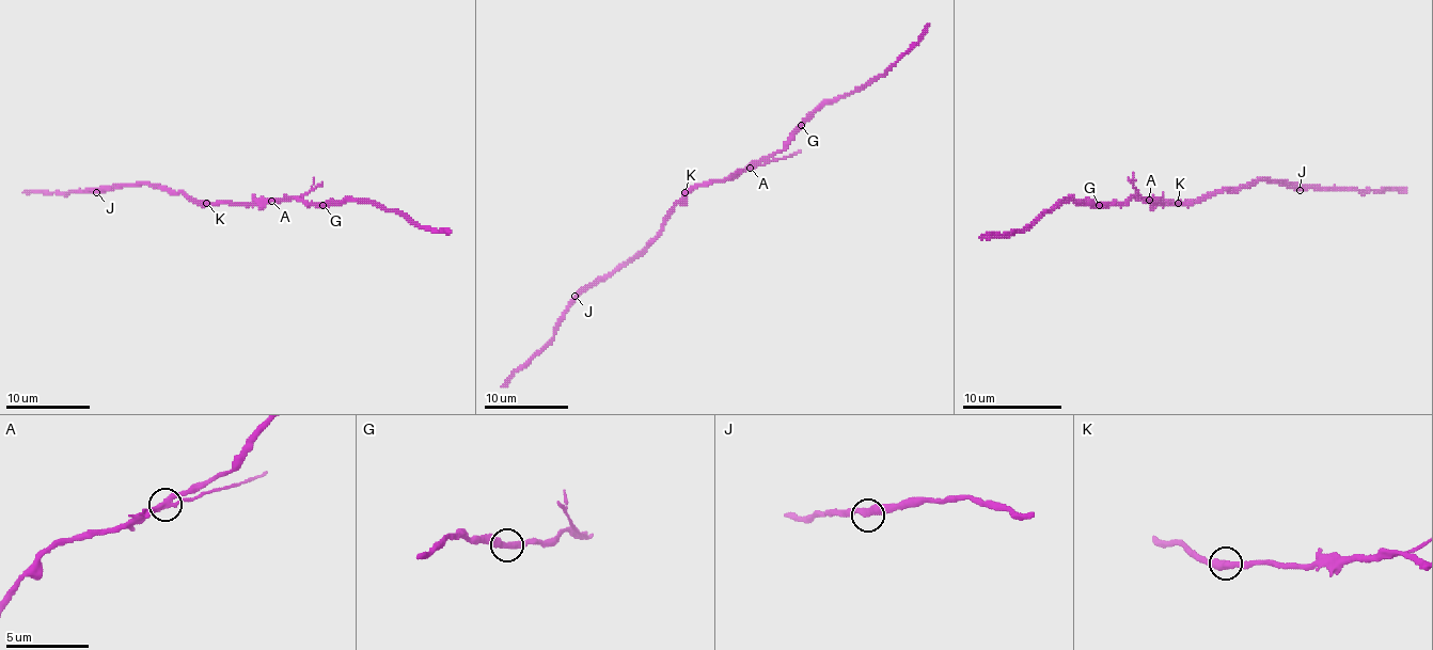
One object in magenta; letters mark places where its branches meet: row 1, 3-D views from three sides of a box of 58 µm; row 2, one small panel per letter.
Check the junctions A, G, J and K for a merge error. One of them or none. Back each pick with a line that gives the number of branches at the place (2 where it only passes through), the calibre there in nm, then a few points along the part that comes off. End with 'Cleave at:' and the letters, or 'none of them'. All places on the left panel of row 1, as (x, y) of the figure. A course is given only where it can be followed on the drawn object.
A: Branches: 2. Thickness 380 nm. Course of the part to remove: (271, 201), (299, 199), (323, 181)
Cleave at: A

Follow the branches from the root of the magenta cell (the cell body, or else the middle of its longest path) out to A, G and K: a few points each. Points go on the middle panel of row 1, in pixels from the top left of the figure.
A: (704, 184), (730, 179), (750, 167)
G: (704, 184), (724, 181), (741, 171), (762, 164), (784, 148), (788, 138), (801, 125)
K: (704, 184), (695, 184), (684, 192)

